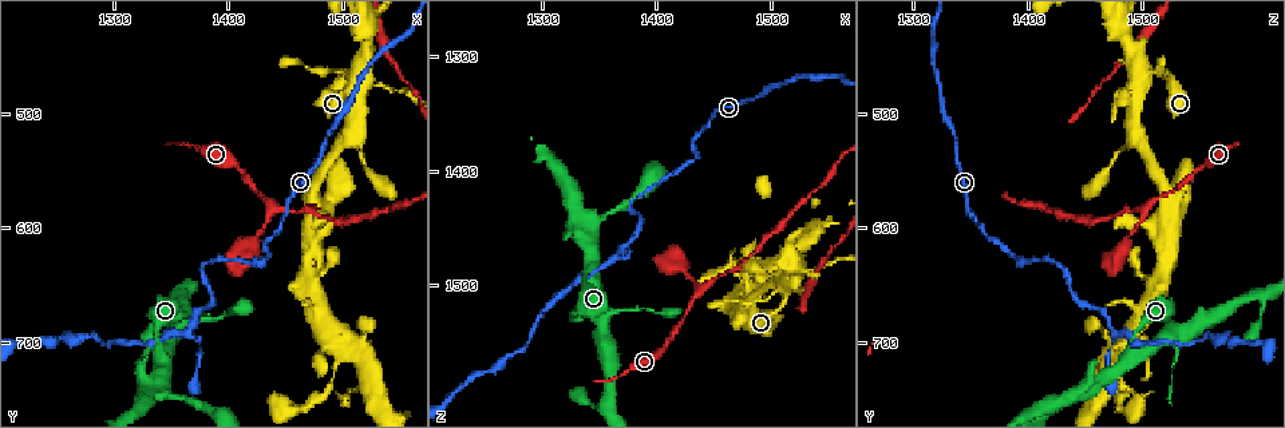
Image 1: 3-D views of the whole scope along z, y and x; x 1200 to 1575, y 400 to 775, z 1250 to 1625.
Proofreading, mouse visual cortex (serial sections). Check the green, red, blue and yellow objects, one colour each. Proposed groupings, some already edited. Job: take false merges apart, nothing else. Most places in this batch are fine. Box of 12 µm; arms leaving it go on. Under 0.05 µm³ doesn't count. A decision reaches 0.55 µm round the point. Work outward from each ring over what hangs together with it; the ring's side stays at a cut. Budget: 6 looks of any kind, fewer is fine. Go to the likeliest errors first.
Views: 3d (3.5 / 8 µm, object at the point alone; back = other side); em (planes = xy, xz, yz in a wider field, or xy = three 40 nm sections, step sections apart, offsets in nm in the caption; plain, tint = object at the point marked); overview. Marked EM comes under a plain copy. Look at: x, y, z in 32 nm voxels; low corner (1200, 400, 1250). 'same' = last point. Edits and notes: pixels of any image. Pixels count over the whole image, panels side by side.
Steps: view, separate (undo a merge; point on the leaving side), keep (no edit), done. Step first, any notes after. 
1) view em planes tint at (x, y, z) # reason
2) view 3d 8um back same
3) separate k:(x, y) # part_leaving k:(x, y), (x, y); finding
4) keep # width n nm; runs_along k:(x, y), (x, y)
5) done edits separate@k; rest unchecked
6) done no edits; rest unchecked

view 3d 3.5um at (1436, 580, 1502) # three arms meet

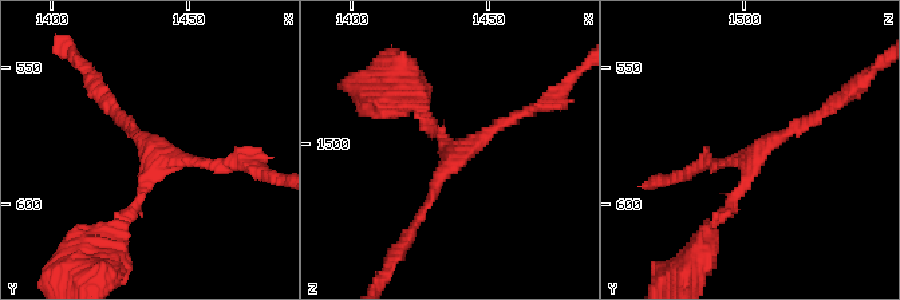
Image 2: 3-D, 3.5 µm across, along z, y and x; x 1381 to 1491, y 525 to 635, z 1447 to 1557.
view em xy step 1 tint at (1439, 581, 1504) # arms 3; arm_widths 150, 150, 150 nm

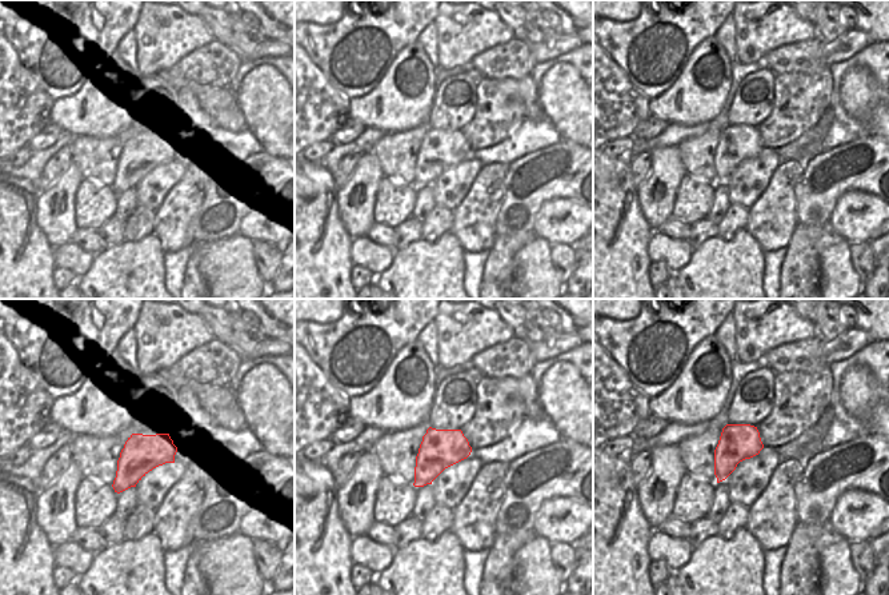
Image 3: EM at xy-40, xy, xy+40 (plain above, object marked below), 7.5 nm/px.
keep # width 300 nm; runs_along 2:(821, 114), (762, 143), (715, 221); one cell here

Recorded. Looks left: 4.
view 3d 8um at (1434, 626, 1390) # sharp bend

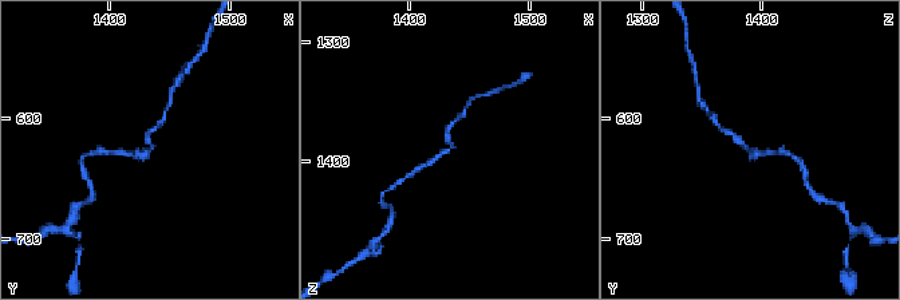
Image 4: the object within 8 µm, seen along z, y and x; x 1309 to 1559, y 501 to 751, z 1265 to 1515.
view 3d 3.5um at (1430, 628, 1388)

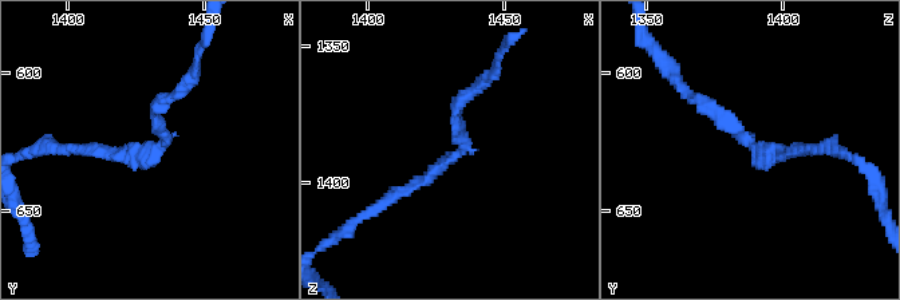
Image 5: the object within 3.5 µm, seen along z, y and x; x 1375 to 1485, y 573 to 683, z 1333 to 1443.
view em planes tint at (1432, 629, 1390) # now the EM

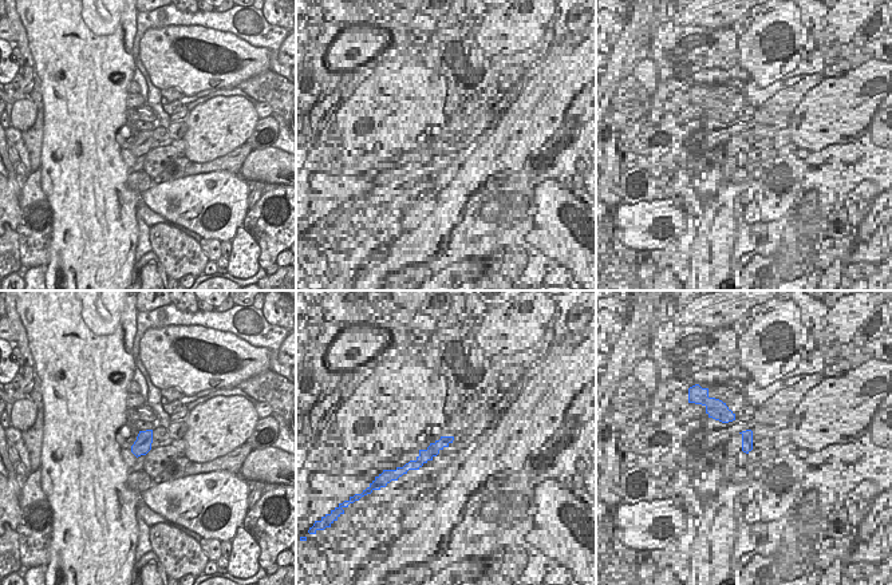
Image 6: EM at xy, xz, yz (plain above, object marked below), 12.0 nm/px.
keep # runs_along 5:(462, 98), (466, 146), (381, 205); all the same cell

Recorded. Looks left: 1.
done no edits; rest unchecked

